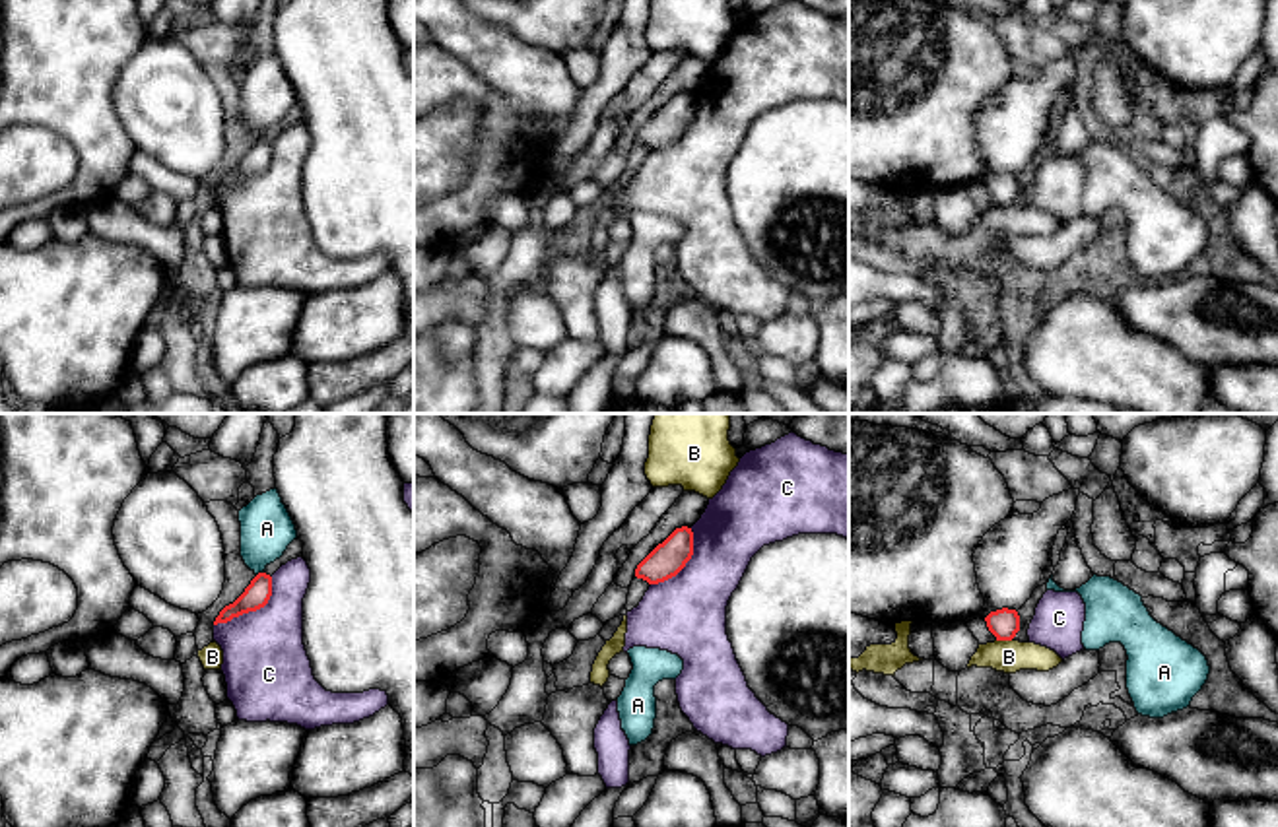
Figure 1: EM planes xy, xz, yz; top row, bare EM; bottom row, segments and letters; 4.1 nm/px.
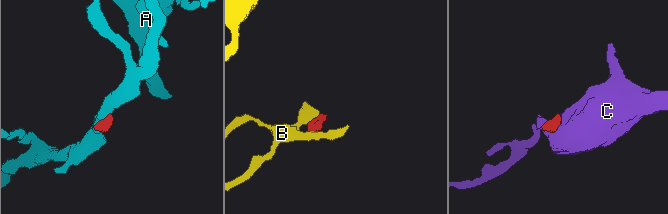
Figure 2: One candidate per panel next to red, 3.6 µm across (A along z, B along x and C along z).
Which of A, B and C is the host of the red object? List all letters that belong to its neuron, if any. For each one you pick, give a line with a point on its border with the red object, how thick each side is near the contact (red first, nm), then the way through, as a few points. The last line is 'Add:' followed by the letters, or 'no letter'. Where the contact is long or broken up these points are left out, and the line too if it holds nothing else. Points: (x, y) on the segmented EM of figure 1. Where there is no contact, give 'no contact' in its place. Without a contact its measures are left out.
B: meets red in yz at (1005, 639); 120 nm thick on the red side, 140 nm on the other; runs through yz (1003, 624), (1005, 639), (1005, 653), (1008, 657)
Add: B

